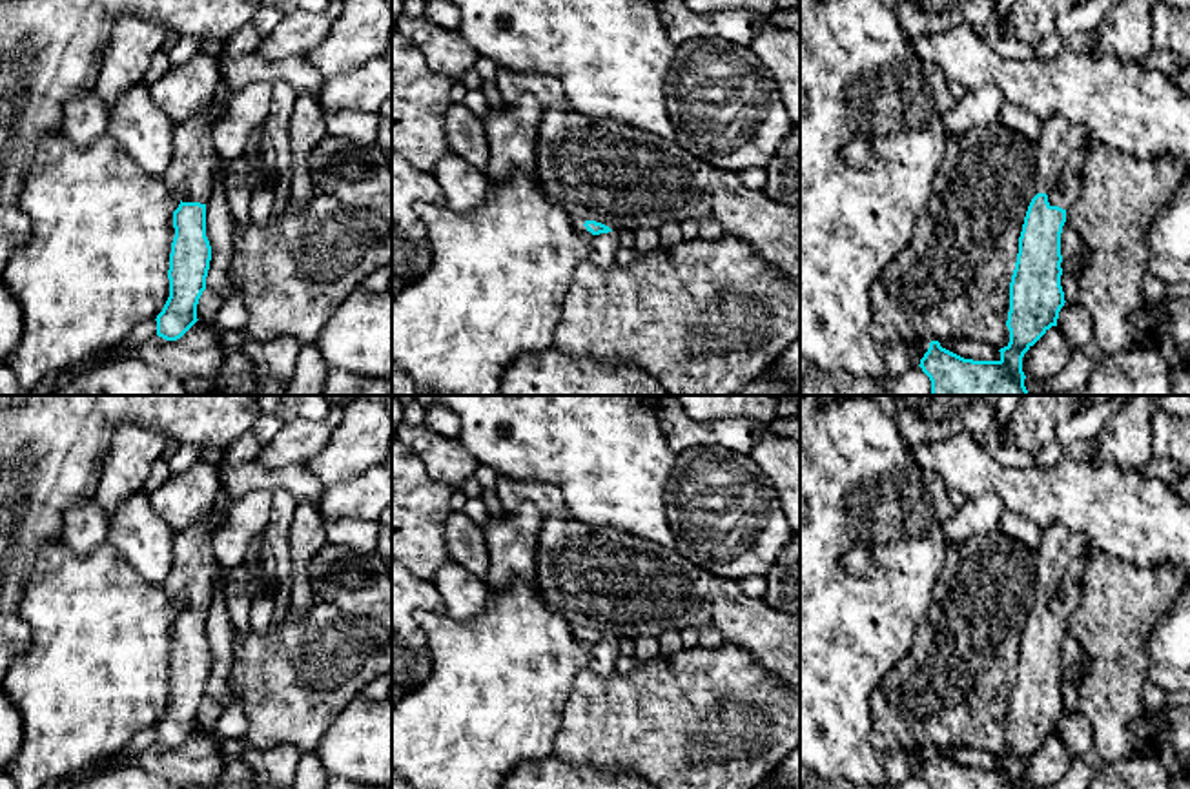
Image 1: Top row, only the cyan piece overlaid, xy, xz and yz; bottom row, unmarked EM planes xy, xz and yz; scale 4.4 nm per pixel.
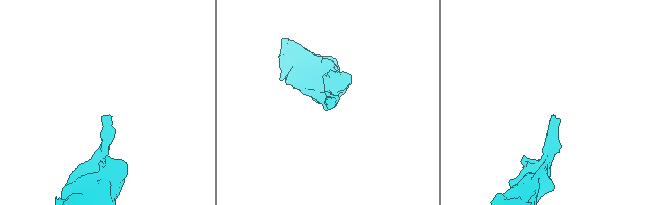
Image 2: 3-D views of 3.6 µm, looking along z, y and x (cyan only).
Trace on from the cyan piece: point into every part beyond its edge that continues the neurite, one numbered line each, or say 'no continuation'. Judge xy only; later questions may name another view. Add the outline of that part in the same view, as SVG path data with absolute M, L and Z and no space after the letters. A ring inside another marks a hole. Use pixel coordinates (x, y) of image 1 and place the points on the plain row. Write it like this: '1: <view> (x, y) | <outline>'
1: xy (190, 582) | M210 510L173 538L173 563L162 589L182 610L208 612L210 609L213 579L219 569L213 550L217 532L219 519Z

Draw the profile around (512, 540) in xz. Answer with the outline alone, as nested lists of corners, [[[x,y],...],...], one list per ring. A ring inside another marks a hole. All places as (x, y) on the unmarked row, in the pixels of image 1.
[[[521,501],[516,510],[490,517],[483,527],[490,554],[483,579],[490,590],[505,590],[514,579],[523,579],[538,592],[536,552],[543,517],[532,501]]]

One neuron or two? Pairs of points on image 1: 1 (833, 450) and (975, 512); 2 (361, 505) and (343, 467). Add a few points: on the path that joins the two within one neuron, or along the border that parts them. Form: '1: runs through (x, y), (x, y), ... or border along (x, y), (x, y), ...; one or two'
1: border along (957, 509), (946, 525), (948, 545); two
2: border along (372, 465), (325, 489); two

